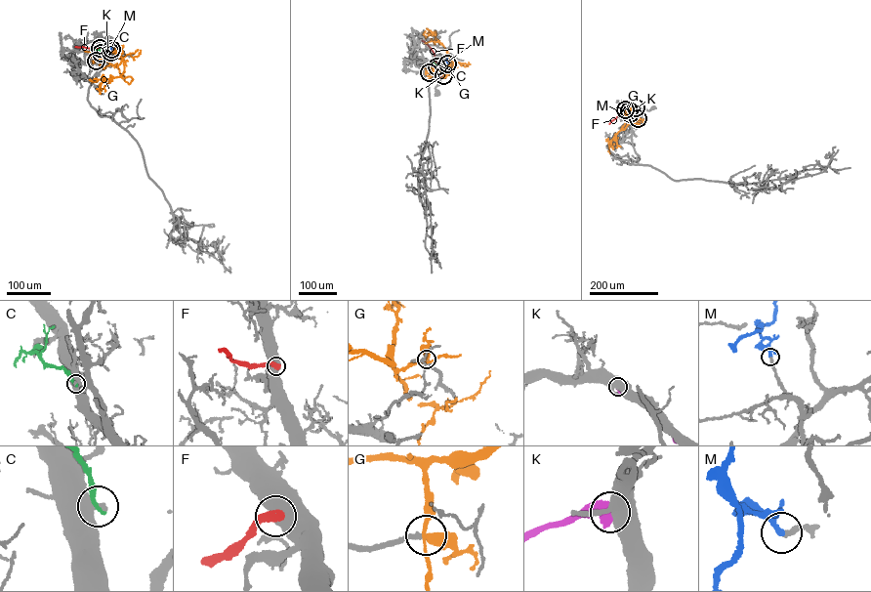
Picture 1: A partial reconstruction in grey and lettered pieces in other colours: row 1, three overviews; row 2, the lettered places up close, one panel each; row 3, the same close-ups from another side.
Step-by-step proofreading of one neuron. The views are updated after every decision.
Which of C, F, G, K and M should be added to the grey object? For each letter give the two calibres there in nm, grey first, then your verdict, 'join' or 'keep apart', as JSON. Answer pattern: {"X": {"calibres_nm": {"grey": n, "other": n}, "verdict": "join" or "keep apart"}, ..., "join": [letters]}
{"C": {"calibres_nm": {"grey": 650, "other": 280}, "verdict": "keep apart"}, "F": {"calibres_nm": {"grey": 750, "other": 340}, "verdict": "keep apart"}, "G": {"calibres_nm": {"grey": 280, "other": 280}, "verdict": "keep apart"}, "K": {"calibres_nm": {"grey": 550, "other": 550}, "verdict": "keep apart"}, "M": {"calibres_nm": {"grey": 260, "other": 190}, "verdict": "keep apart"}, "join": []}

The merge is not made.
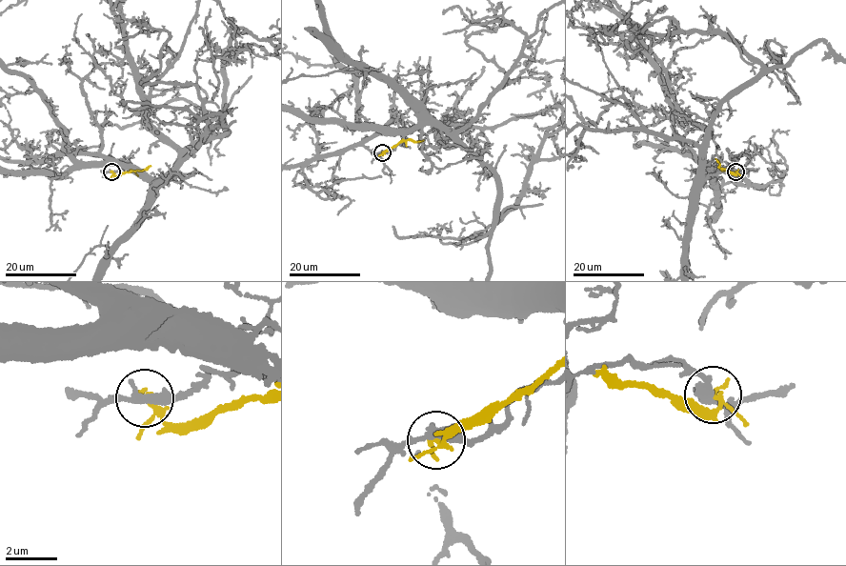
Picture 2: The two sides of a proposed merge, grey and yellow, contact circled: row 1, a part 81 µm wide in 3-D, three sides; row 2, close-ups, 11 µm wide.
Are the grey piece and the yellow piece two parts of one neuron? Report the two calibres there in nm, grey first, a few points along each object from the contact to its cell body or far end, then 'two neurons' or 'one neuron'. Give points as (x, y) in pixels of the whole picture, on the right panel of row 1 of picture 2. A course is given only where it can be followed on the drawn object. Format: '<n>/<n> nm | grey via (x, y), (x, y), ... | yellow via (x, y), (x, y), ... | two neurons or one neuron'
360/160 nm | yellow via (735, 171), (723, 171), (715, 158) | one neuron

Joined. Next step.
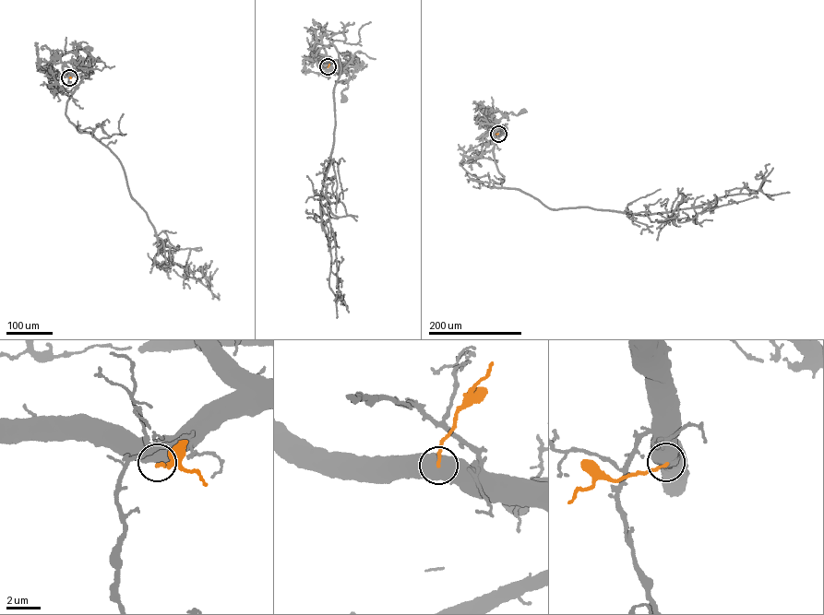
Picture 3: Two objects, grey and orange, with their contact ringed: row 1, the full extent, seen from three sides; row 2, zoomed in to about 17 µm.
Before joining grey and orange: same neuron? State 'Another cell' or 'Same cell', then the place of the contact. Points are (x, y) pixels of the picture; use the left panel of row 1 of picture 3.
Another cell. Place: (69, 77)

